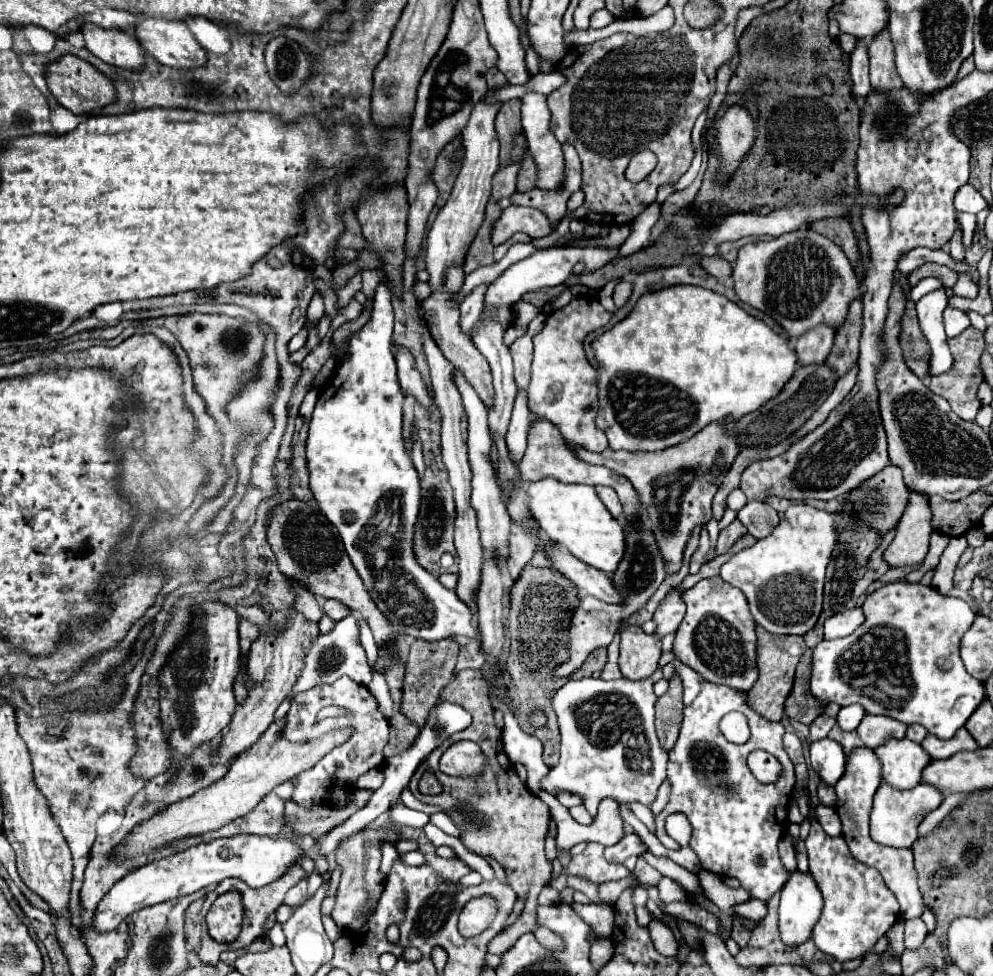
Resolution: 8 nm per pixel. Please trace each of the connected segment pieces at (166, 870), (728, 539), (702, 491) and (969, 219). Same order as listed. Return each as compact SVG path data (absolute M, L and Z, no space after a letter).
M236 835L230 839L216 839L212 843L202 843L182 855L170 855L148 863L126 875L118 881L108 893L106 899L98 905L94 915L94 927L98 931L112 931L126 915L140 911L144 907L190 895L202 887L218 885L228 877L242 879L252 889L260 889L276 879L280 879L294 863L298 865L304 857L304 851L290 839L284 837L260 837L260 835Z
M734 519L718 537L718 543L716 543L716 553L726 553L740 537L746 535L746 529L742 527L742 523L738 519Z
M722 423L724 427L706 427L698 435L678 443L678 447L662 451L602 451L592 453L580 445L570 445L578 459L590 465L602 465L610 471L630 479L634 489L640 495L640 501L646 509L648 529L656 537L658 551L664 559L666 575L674 575L682 567L684 547L696 525L704 525L712 517L712 499L722 485L724 475L728 473L732 461L736 459L740 447L726 435L734 423Z
M957 213L957 217L962 227L963 244L966 245L966 247L970 247L973 243L973 236L977 221L976 215L969 213Z

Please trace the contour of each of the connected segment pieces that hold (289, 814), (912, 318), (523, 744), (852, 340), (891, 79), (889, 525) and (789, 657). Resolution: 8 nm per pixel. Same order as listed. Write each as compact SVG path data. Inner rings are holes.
M286 801L286 823L296 835L310 833L312 837L324 837L330 829L342 825L350 813L362 807L364 801L350 801L346 807L316 807L312 811L298 807L294 801ZM352 805L352 809L350 809Z
M908 299L908 307L902 319L902 335L900 335L900 345L904 351L906 365L914 375L920 379L928 377L928 367L930 367L930 345L926 337L920 331L918 317L916 317L916 307L914 301Z
M490 694L492 706L504 711L504 729L502 729L502 743L504 743L504 753L512 763L522 763L528 771L528 787L532 791L540 789L540 779L546 775L548 767L542 761L542 741L536 739L534 735L524 733L514 715L508 711L507 706L494 694Z
M854 299L850 303L846 321L836 331L836 343L826 359L830 367L834 367L838 377L842 377L852 365L856 365L860 335L862 335L862 299Z
M882 31L870 39L868 57L870 57L870 83L874 91L886 93L902 87L902 81L894 71L894 45L890 43L888 31Z
M886 465L882 471L878 471L876 475L872 475L870 479L866 479L864 483L860 483L854 491L850 491L842 499L832 499L832 501L806 501L806 503L814 505L818 509L824 509L828 513L850 513L858 521L862 521L862 523L870 525L872 529L876 529L880 535L886 535L900 521L900 517L902 517L902 513L904 513L904 509L908 505L908 495L910 495L910 489L908 489L908 485L902 479L900 467Z
M756 627L758 635L758 669L760 677L758 683L746 693L748 705L770 721L780 721L784 717L784 703L794 685L794 671L804 653L804 639L802 637L784 637L784 635L770 635L766 629Z

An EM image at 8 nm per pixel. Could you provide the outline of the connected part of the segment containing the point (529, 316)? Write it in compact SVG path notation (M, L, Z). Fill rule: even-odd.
M518 301L514 307L514 323L516 325L528 325L538 315L538 309L532 303Z

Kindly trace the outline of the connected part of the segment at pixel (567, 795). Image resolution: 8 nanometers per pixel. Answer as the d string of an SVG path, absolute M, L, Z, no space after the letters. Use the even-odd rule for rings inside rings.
M556 791L554 797L560 801L560 805L564 805L566 809L574 807L574 805L582 805L582 797L578 793L570 793L570 791Z

